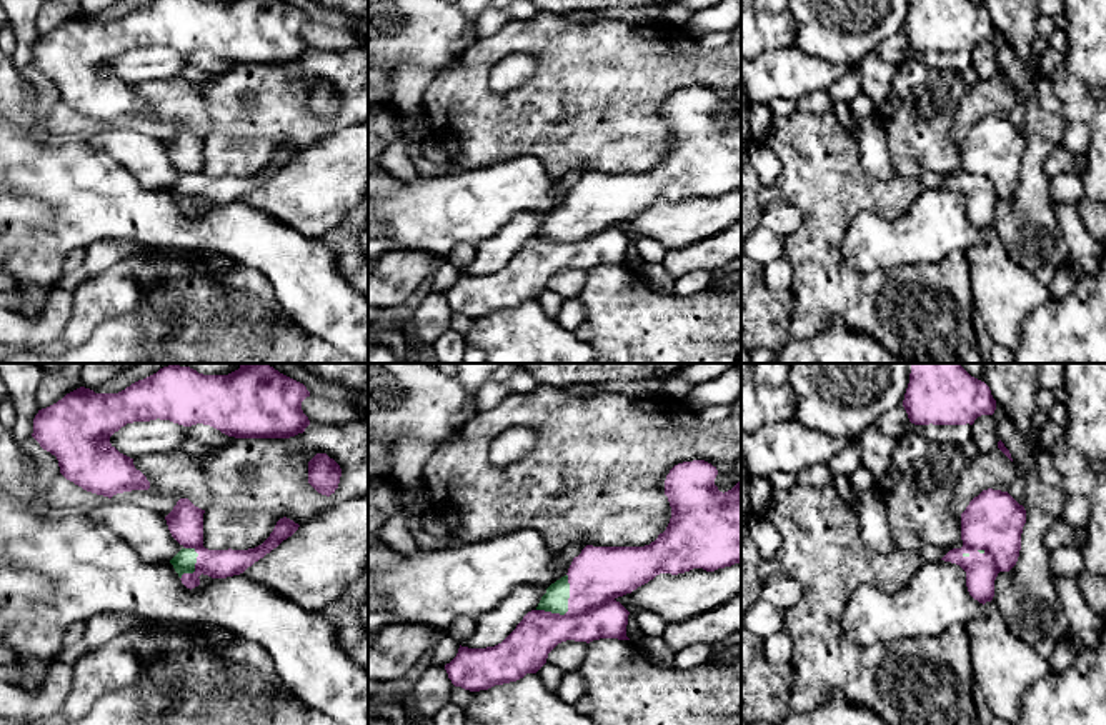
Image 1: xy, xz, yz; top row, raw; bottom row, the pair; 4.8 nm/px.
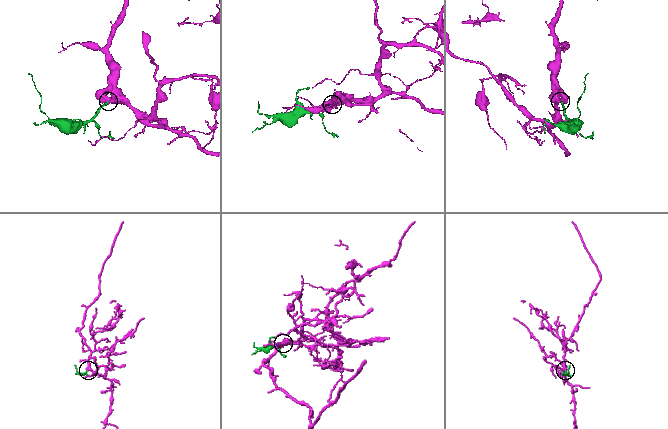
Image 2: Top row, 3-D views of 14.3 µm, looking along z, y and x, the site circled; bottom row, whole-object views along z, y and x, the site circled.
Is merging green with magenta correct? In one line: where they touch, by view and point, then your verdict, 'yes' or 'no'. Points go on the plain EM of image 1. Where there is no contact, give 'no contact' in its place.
xz (567, 234) | yes

